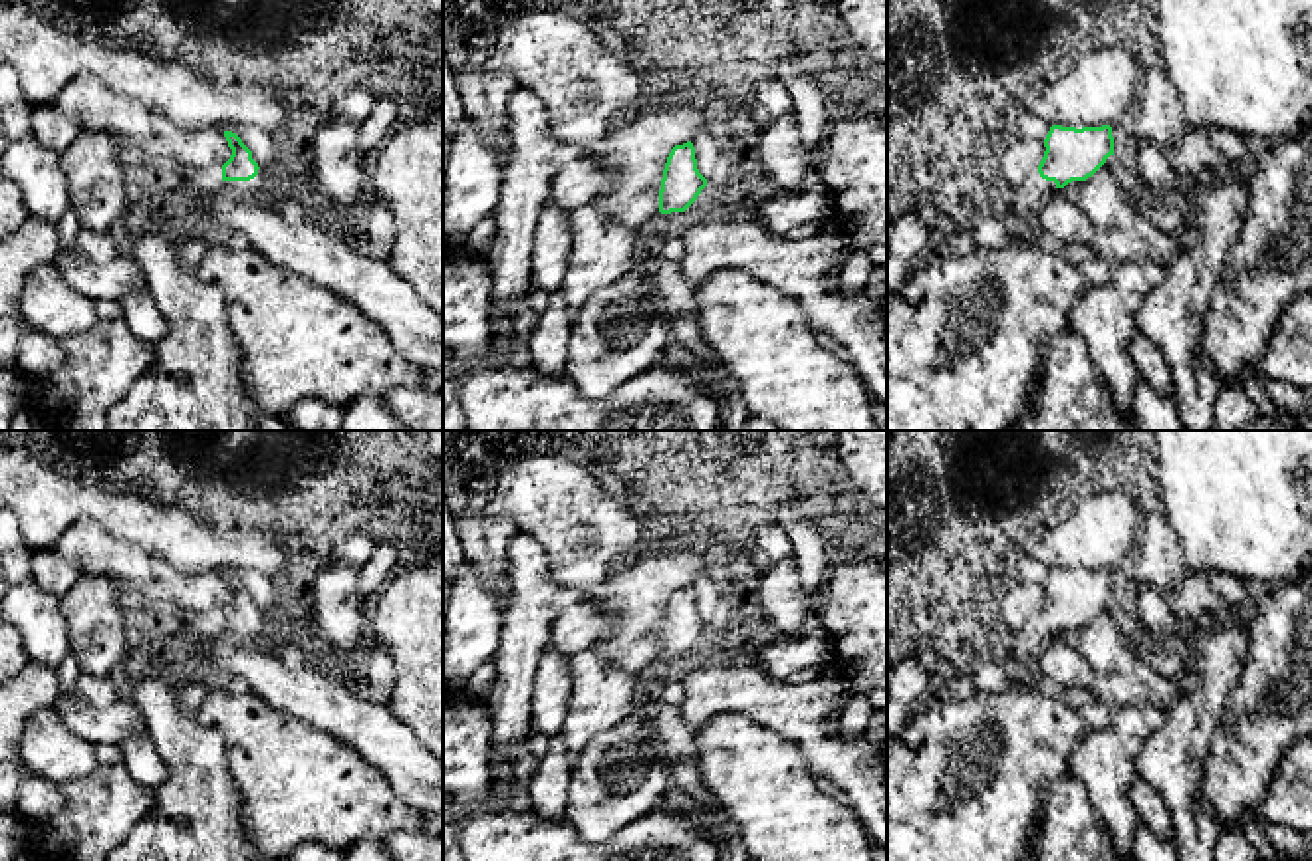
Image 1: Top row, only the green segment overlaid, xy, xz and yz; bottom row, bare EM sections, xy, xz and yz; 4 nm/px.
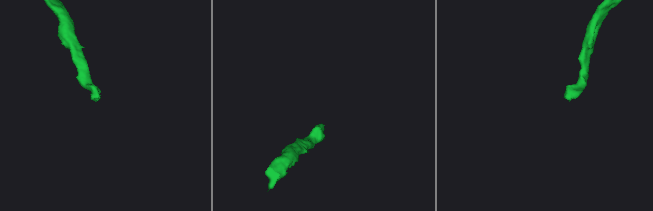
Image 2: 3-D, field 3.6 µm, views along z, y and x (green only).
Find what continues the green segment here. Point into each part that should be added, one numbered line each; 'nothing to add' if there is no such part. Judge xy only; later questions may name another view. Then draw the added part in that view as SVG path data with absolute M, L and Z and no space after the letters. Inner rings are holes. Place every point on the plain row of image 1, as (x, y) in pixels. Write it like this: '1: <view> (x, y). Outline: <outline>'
1: xy (255, 633). Outline: M264 613L250 625L222 625L222 633L240 645L264 645L270 621Z

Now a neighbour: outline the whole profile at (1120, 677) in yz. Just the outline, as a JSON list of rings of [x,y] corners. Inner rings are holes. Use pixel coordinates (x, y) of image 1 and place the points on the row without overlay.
[[[1102,609],[1082,627],[1080,653],[1094,671],[1094,694],[1110,706],[1155,704],[1167,710],[1175,692],[1133,649],[1133,627],[1117,609]]]

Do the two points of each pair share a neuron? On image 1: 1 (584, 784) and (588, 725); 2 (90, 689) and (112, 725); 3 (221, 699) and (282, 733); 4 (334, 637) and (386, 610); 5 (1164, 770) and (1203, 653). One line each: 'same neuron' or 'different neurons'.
1: different neurons
2: different neurons
3: same neuron
4: different neurons
5: same neuron

